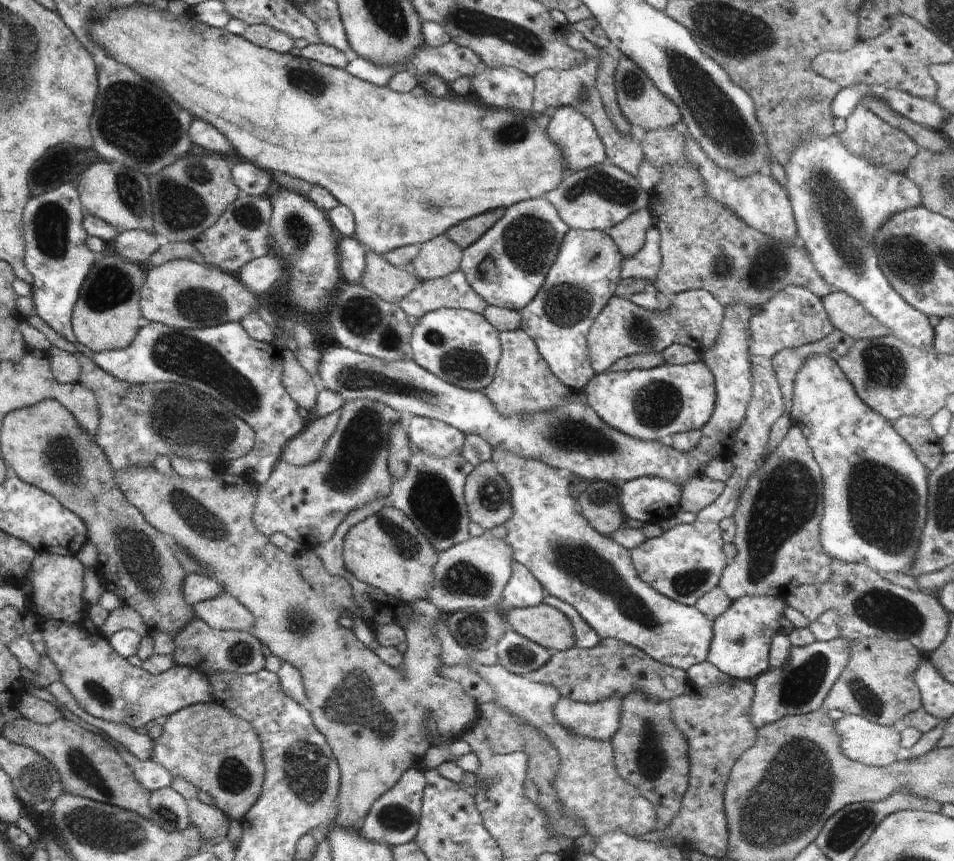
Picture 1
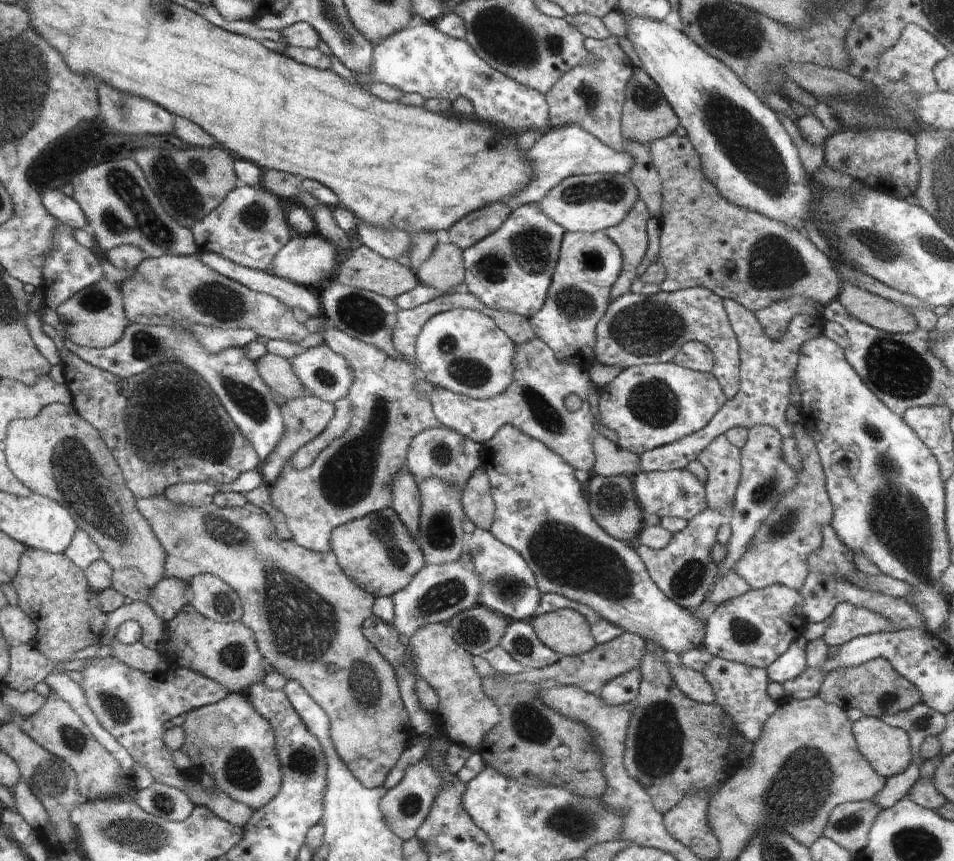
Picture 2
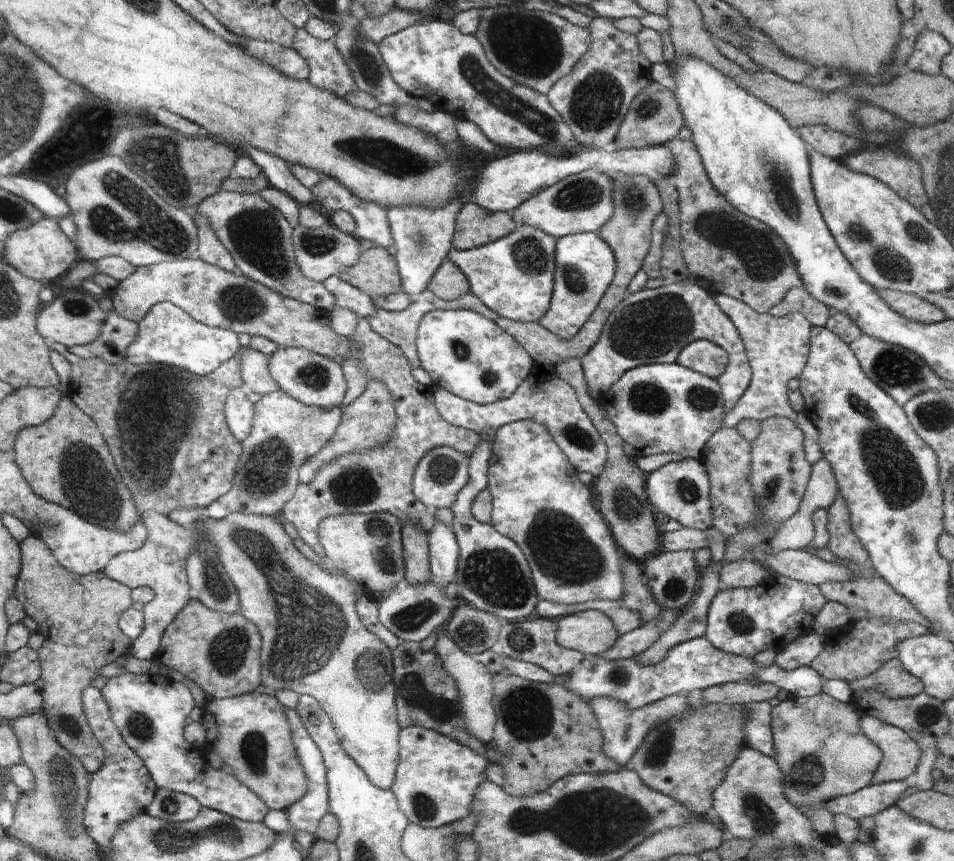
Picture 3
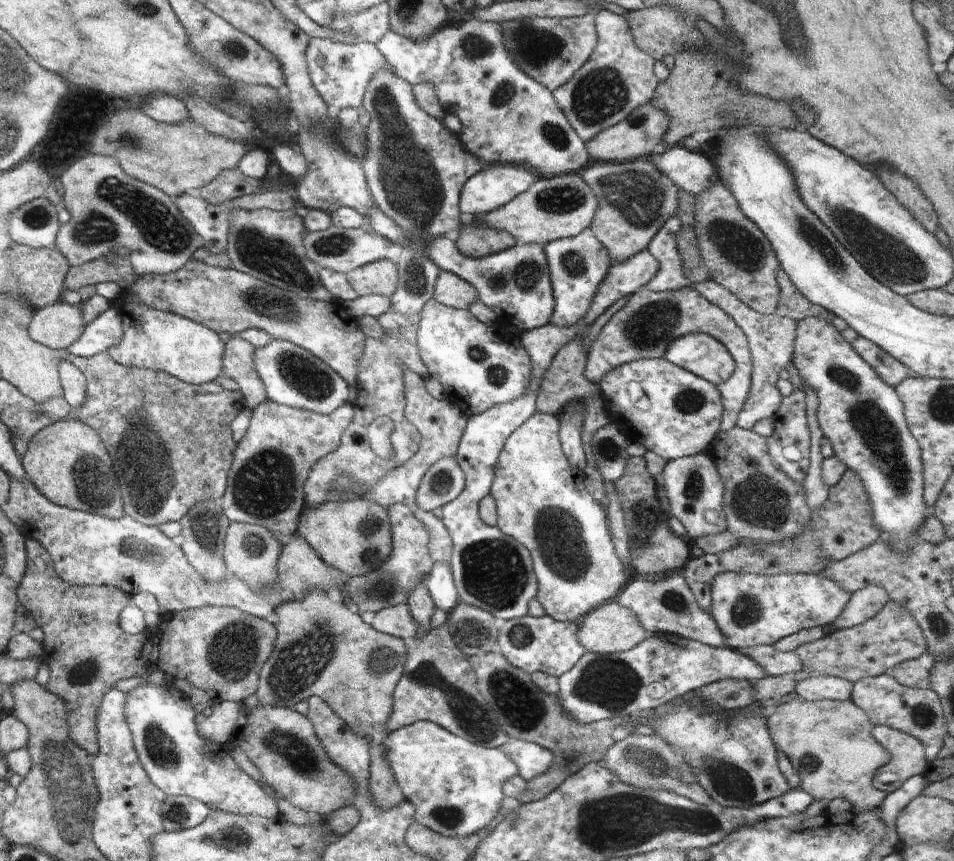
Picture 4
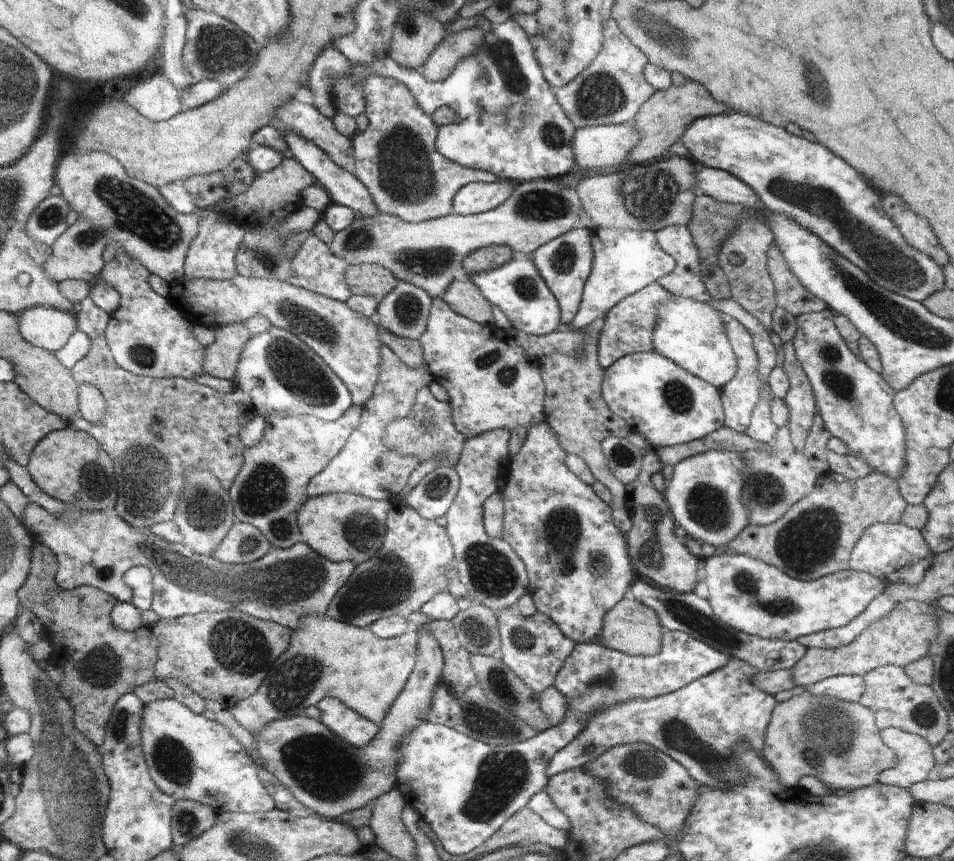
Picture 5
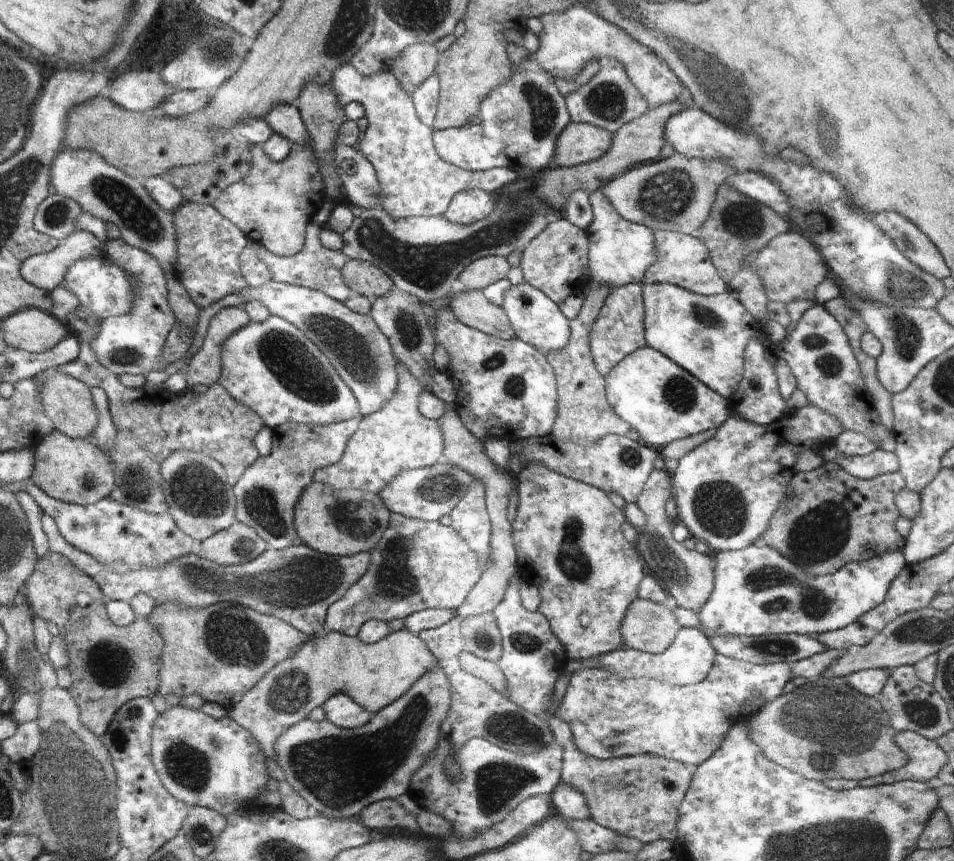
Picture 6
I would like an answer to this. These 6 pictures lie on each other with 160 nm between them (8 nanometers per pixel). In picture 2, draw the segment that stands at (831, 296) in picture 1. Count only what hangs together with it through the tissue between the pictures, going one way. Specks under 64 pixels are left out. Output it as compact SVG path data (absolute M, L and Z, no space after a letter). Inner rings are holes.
M846 279L838 300L862 322L891 333L909 333L917 328L914 315L901 304L872 294Z

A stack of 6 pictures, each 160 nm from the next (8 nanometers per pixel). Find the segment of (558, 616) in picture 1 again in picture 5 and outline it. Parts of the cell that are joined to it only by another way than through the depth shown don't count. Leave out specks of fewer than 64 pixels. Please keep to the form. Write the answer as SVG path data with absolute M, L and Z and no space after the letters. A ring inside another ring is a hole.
M624 598L613 606L603 618L603 629L598 638L600 644L631 655L658 655L663 648L663 626L655 610L641 602Z

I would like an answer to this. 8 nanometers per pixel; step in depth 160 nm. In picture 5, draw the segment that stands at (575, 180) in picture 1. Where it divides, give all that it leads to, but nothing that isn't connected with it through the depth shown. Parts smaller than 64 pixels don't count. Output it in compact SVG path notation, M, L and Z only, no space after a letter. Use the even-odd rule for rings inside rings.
M555 179L531 180L514 184L514 190L506 200L495 209L477 215L450 213L417 223L406 222L386 213L356 218L348 228L335 233L335 238L328 246L334 256L344 259L348 265L368 263L387 267L399 281L424 289L434 301L435 298L442 299L445 296L452 281L465 281L468 278L467 274L461 271L461 264L468 254L484 247L505 246L512 250L514 258L528 259L545 242L579 225L581 209L580 199L574 188L562 186Z

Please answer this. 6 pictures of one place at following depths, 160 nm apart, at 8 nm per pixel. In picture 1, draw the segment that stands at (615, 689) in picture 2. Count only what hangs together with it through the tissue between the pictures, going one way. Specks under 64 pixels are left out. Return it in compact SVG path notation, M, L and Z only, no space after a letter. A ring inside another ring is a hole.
M622 695L591 703L562 697L555 706L555 715L565 727L580 736L610 740L620 726L622 705Z

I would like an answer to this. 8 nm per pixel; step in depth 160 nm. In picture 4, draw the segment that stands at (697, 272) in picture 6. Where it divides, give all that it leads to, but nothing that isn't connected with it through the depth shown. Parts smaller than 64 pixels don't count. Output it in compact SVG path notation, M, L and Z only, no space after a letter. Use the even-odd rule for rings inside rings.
M671 216L649 242L647 249L660 263L658 274L646 285L653 291L677 291L684 287L694 288L685 277L683 258L677 240L681 232L681 220Z

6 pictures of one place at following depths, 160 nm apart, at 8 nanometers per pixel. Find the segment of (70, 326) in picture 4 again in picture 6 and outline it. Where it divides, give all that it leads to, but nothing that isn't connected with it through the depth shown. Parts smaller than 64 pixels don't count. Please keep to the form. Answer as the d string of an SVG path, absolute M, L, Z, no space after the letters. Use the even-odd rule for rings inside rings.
M22 309L4 320L7 347L29 353L41 353L54 348L66 334L64 324L47 311Z

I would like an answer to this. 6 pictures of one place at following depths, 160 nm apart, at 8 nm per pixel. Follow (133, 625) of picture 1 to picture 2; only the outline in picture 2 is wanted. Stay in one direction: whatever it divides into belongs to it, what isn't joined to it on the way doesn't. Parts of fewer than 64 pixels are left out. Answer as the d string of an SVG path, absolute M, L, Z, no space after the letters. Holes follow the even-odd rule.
M136 601L132 604L124 604L114 612L108 614L105 630L98 633L96 640L104 645L110 646L110 642L115 638L119 626L128 619L136 619L141 626L142 636L140 642L149 649L160 649L162 637L166 632L166 622L160 618L160 614L148 604Z

